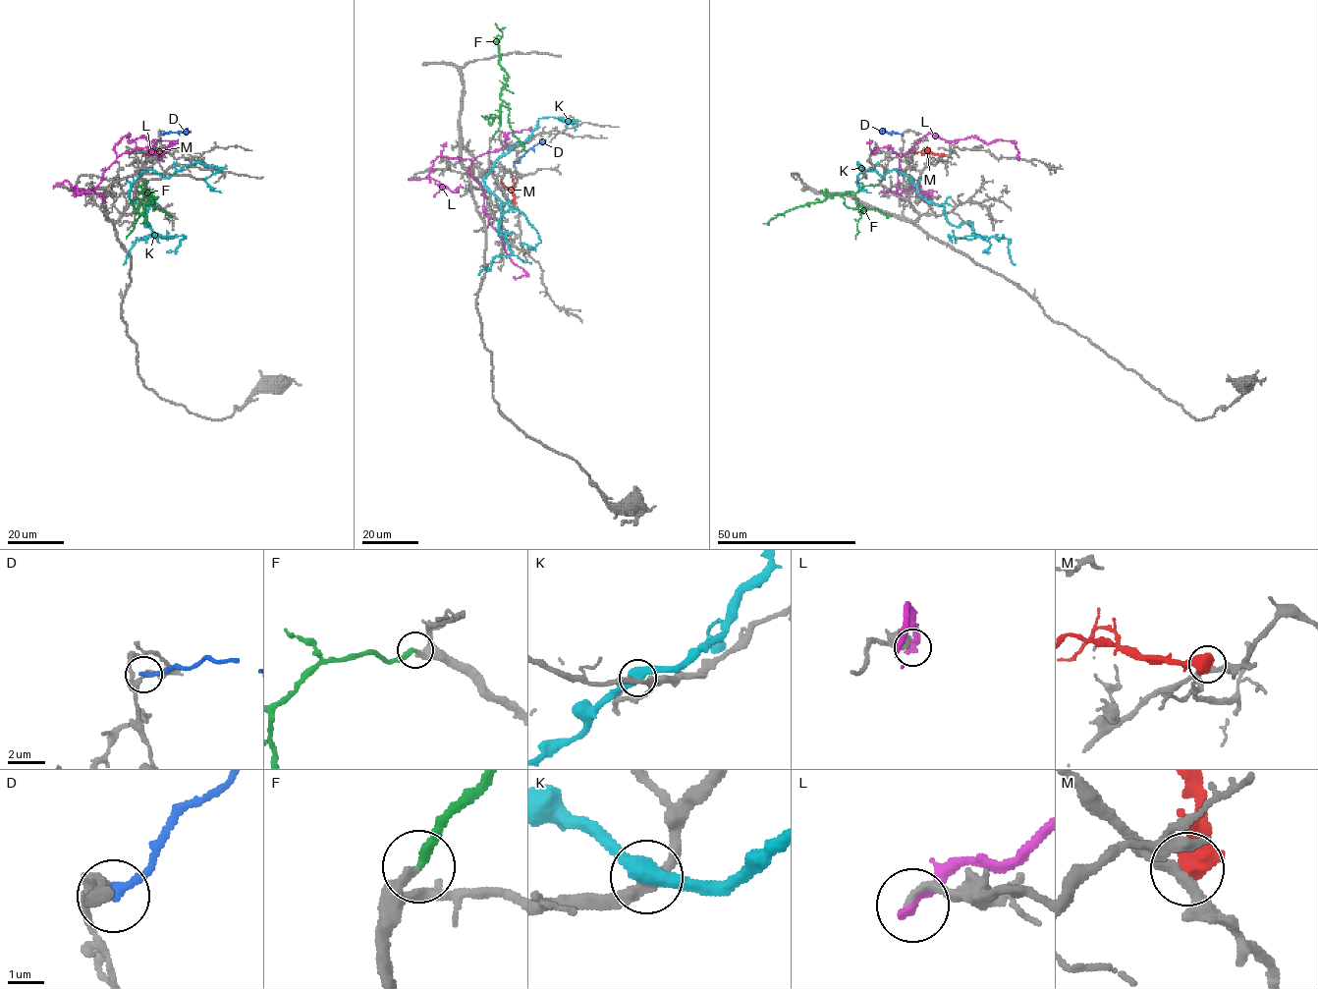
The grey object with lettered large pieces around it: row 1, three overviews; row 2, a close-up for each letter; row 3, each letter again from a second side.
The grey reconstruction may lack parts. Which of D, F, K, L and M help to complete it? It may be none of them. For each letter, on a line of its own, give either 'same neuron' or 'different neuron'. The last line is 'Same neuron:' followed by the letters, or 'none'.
D: different neuron
F: same neuron
K: same neuron
L: different neuron
M: different neuron
Same neuron: F, K

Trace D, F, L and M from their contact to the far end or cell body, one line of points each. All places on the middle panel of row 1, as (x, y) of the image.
D: (516, 163), (534, 145), (546, 139)
F: (492, 137), (500, 124), (500, 92), (508, 75), (499, 63), (497, 44), (502, 31), (495, 24)
L: (410, 180), (424, 178), (439, 156), (469, 159), (468, 173), (482, 187), (487, 222), (525, 274), (517, 277)
M: (514, 203), (512, 174)

